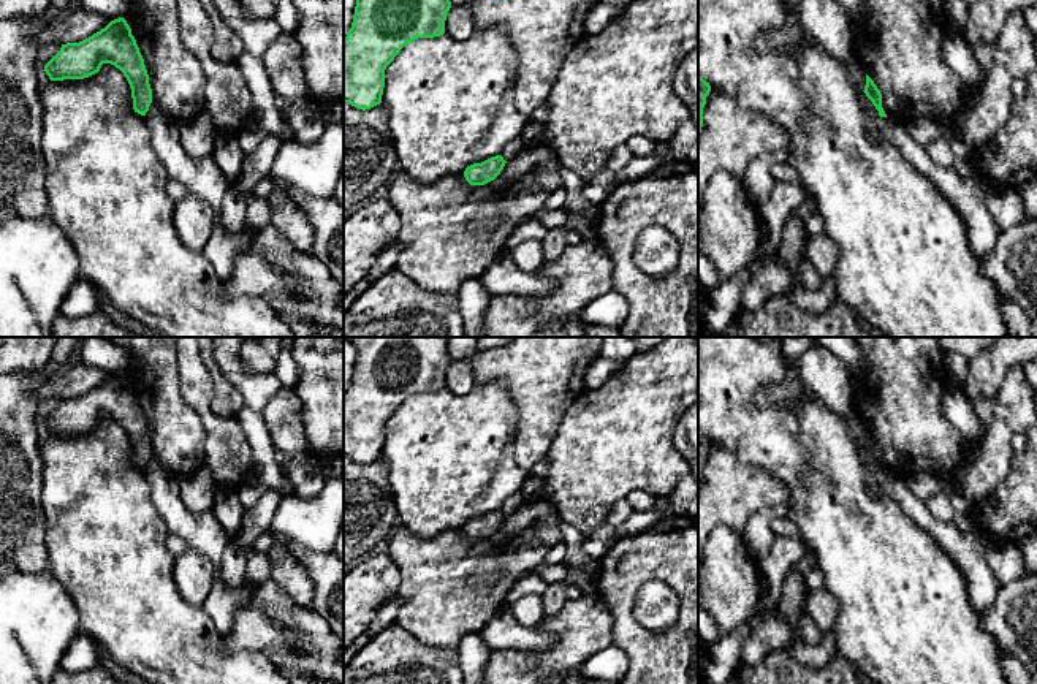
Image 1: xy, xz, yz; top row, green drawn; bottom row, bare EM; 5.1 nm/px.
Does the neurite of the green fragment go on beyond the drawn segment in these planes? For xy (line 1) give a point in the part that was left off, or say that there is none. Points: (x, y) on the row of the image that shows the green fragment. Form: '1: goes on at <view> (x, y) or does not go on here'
1: does not go on here

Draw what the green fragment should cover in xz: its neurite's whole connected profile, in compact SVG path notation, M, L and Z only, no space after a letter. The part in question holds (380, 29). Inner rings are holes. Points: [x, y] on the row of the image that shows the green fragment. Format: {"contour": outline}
{"contour": "M356 0L351 28L344 38L344 103L370 109L382 103L385 70L404 46L445 33L450 0Z"}

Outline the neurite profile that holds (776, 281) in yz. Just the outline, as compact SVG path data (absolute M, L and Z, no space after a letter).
M773 253L744 283L741 294L743 310L755 312L763 307L769 298L788 298L795 285L795 279L781 263L777 253Z

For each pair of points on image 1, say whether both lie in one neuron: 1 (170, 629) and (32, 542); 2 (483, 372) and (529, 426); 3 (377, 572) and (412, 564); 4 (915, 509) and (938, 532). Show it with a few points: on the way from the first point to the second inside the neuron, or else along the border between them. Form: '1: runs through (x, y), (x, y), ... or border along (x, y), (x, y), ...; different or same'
1: border along (41, 513), (49, 569); different
2: runs through (502, 372), (529, 398), (529, 407); same
3: border along (387, 551), (399, 573), (399, 586), (391, 599); different
4: runs through (920, 515), (931, 526); same

